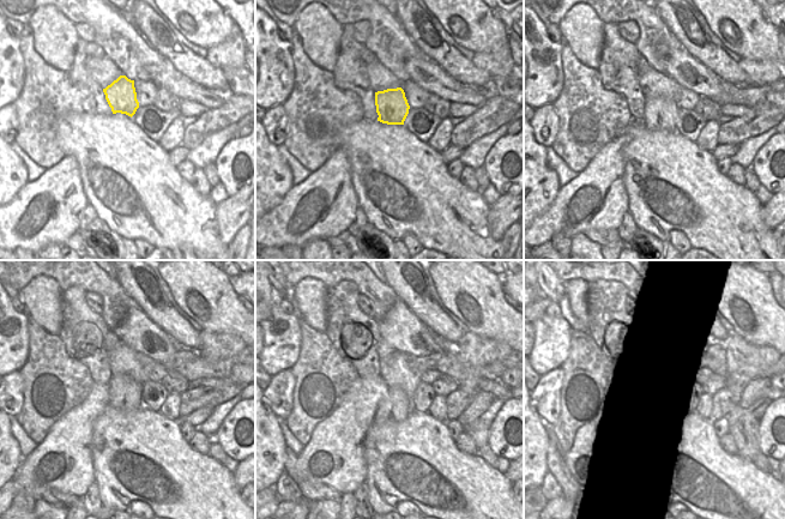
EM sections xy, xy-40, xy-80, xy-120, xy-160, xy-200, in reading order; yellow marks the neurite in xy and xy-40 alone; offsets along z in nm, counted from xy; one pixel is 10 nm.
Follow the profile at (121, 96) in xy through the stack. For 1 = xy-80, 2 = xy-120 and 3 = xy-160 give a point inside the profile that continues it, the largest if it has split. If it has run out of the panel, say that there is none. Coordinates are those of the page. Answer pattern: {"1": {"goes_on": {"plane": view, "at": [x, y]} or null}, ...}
{"1": {"goes_on": {"plane": "xy-80", "at": [659, 113]}}, "2": {"goes_on": {"plane": "xy-120", "at": [125, 392]}}, "3": {"goes_on": {"plane": "xy-160", "at": [396, 405]}}}

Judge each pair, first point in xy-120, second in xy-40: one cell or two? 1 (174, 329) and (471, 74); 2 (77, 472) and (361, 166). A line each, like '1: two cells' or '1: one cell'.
1: one cell
2: two cells

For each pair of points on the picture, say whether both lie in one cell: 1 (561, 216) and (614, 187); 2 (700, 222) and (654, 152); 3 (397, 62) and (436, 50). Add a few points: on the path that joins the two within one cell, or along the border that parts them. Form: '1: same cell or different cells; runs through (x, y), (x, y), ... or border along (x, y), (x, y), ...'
1: same cell; runs through (568, 200), (584, 183), (598, 185)
2: same cell; runs through (699, 205), (663, 169)
3: different cells; border along (406, 32), (429, 58)

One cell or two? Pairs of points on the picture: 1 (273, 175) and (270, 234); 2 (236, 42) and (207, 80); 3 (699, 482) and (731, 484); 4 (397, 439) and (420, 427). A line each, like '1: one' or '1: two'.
1: two
2: two
3: one
4: one

